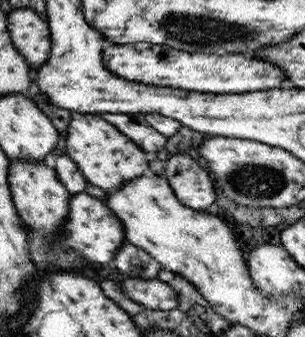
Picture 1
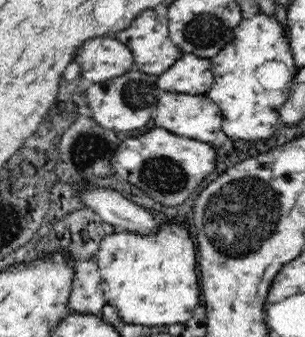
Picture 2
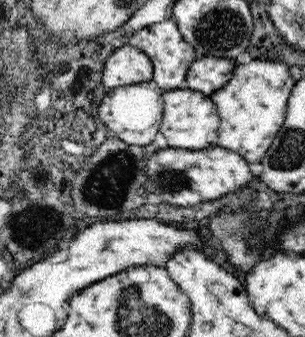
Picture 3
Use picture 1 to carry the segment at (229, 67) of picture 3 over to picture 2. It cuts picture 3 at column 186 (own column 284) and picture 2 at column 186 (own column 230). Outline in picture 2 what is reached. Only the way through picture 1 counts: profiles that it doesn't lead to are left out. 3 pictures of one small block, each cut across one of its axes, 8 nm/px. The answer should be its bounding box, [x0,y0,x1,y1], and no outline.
[156,56,214,94]

